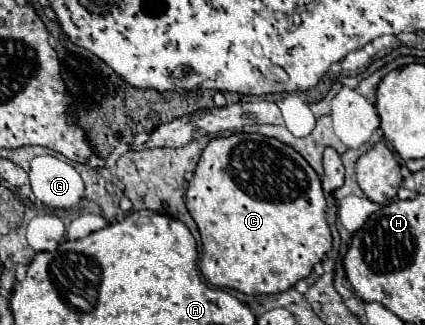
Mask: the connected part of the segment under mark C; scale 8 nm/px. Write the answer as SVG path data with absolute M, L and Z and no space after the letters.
M235 133L231 137L223 137L223 139L211 139L209 145L203 149L201 153L201 159L197 163L197 169L193 173L193 179L189 181L189 187L187 187L187 209L193 217L193 221L197 223L199 227L199 233L201 233L201 243L203 243L203 257L201 257L201 275L215 287L229 287L229 289L237 289L241 293L247 293L247 295L271 295L271 293L283 293L287 289L291 289L299 279L305 279L311 271L313 271L313 265L323 261L323 257L331 251L331 231L329 231L329 225L325 221L325 199L323 199L323 189L321 189L321 179L319 175L315 173L315 169L289 145L277 141L277 139L271 139L271 137L265 137L265 135L259 135L259 133Z

